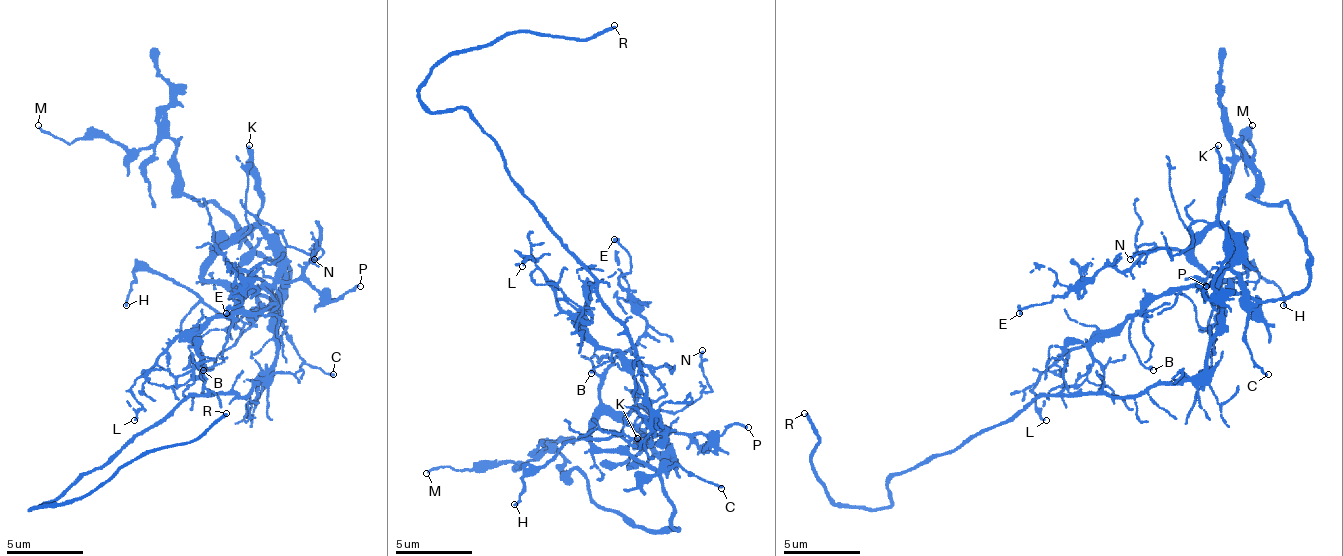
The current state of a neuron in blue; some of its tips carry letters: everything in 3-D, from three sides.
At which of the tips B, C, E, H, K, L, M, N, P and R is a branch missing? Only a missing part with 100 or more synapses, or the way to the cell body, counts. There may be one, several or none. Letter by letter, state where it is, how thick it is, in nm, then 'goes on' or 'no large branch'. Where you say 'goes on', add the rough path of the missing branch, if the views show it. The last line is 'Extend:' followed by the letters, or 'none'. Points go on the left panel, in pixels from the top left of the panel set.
B: (203, 370) | 140 nm | no large branch
C: (333, 374) | 120 nm | no large branch
E: (226, 313) | 200 nm | no large branch
H: (126, 305) | 120 nm | no large branch
K: (249, 145) | 190 nm | no large branch
L: (134, 420) | 110 nm | no large branch
M: (38, 125) | 150 nm | no large branch
N: (314, 259) | 120 nm | no large branch
P: (360, 286) | 160 nm | no large branch
R: (226, 413) | 200 nm | goes on | (226, 413), (268, 382), (268, 390)
Extend: R

